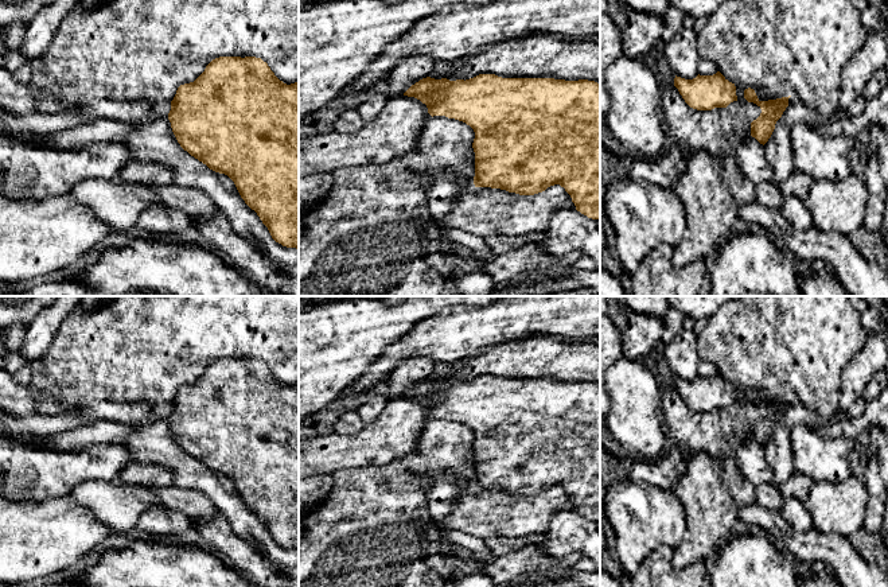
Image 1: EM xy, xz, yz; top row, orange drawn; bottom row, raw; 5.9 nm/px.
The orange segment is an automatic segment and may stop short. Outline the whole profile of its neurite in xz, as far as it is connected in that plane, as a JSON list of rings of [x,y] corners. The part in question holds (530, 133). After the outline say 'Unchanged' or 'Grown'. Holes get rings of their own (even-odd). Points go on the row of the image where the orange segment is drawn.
[[[479,74],[466,81],[427,77],[412,85],[404,96],[425,104],[432,117],[455,118],[474,129],[475,187],[534,195],[560,184],[570,195],[577,211],[600,219],[600,83],[588,79],[502,78],[495,74]]]. Unchanged

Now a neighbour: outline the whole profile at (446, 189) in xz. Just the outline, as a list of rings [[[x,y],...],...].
[[[449,170],[435,172],[433,180],[427,188],[428,207],[432,218],[441,222],[455,209],[459,198],[475,187],[474,179],[459,176]]]

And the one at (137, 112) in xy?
[[[149,100],[133,101],[102,101],[96,106],[83,104],[70,104],[61,109],[62,112],[75,112],[87,123],[100,118],[110,118],[135,127],[149,124],[153,120],[168,117],[171,102],[156,104]]]

